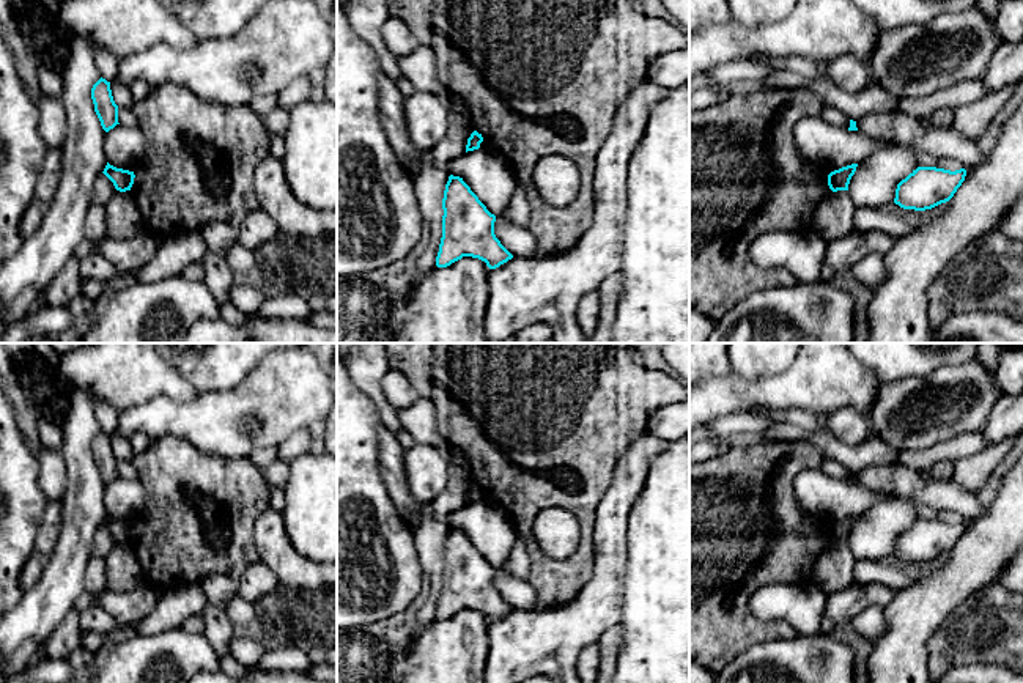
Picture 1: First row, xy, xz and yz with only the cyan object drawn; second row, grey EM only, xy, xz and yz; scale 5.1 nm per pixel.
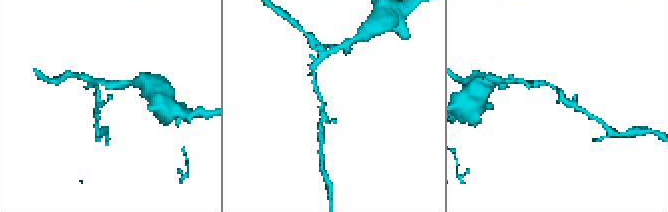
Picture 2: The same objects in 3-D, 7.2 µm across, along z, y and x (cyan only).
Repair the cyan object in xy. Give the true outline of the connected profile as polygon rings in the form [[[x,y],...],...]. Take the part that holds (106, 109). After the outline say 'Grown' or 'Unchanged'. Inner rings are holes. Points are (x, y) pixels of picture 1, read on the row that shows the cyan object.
[[[101,77],[91,88],[91,99],[94,104],[94,112],[105,132],[109,132],[116,124],[120,124],[118,123],[118,105],[113,101],[110,82]]]. Unchanged

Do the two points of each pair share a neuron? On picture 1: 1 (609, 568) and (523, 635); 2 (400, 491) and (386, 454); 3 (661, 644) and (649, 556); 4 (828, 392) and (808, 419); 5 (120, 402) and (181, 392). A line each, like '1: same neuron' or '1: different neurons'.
1: same neuron
2: same neuron
3: same neuron
4: different neurons
5: same neuron

